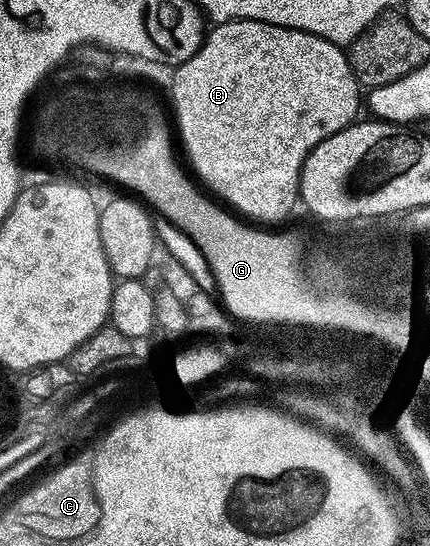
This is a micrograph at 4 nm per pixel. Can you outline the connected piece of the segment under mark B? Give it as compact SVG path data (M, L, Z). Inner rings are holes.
M223 21L212 28L204 34L195 55L176 66L171 96L179 141L185 144L194 174L221 176L209 177L203 185L206 190L214 189L209 190L214 194L221 193L220 200L226 206L241 215L253 213L252 220L257 223L281 221L293 204L298 204L301 168L309 152L358 120L357 112L363 109L362 86L353 74L346 50L314 33L262 21Z

